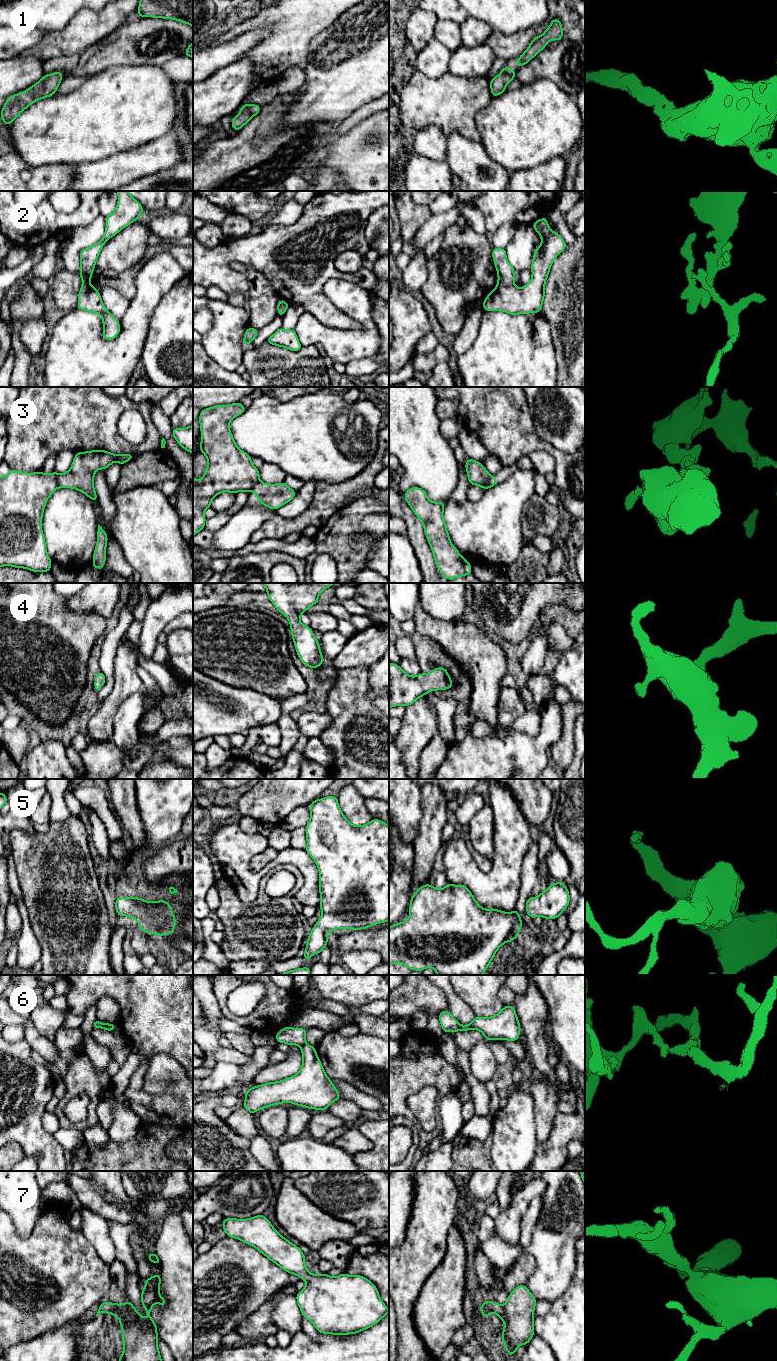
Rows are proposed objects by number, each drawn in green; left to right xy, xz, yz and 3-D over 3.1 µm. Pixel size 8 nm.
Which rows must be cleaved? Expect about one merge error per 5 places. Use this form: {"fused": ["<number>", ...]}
{"fused": ["2", "3", "6"]}

